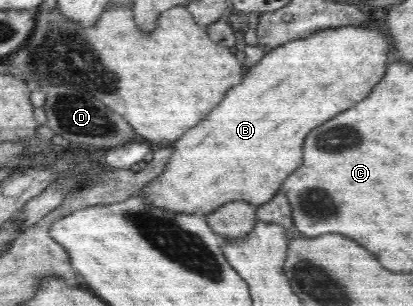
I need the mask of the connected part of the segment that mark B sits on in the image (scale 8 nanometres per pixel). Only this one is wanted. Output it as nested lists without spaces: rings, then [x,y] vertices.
[[[342,26],[285,40],[283,45],[267,50],[203,121],[172,143],[172,156],[164,172],[140,193],[146,197],[146,203],[180,214],[206,216],[232,201],[246,201],[257,208],[268,202],[290,172],[302,164],[304,136],[334,118],[340,110],[348,110],[364,100],[384,78],[391,57],[391,42],[386,31],[370,26]]]

